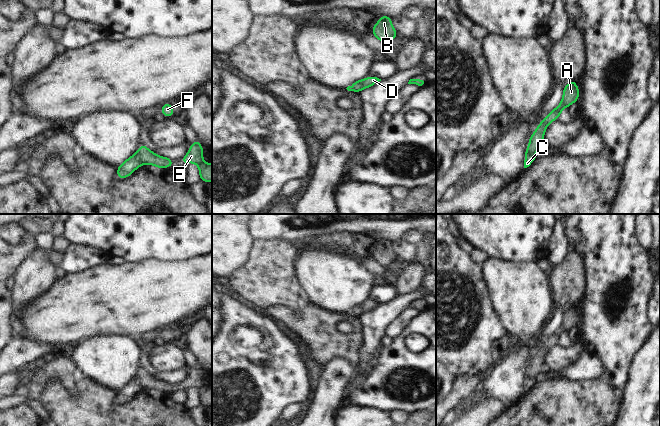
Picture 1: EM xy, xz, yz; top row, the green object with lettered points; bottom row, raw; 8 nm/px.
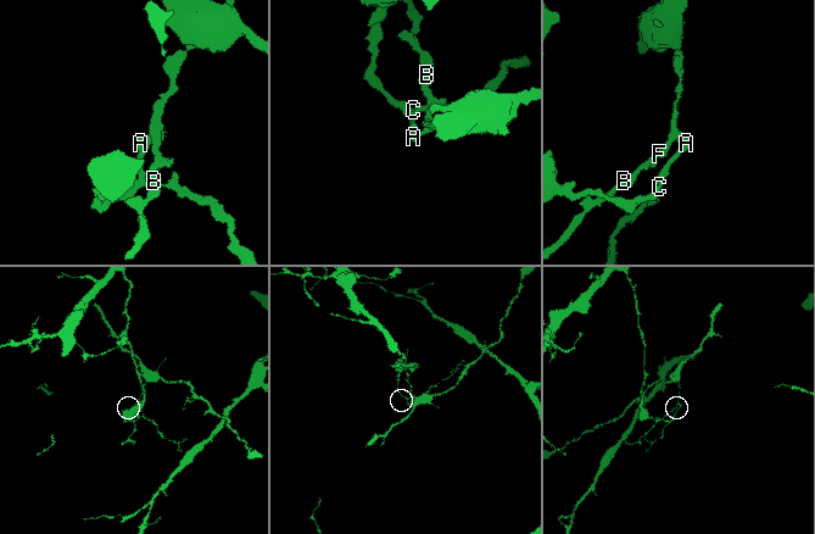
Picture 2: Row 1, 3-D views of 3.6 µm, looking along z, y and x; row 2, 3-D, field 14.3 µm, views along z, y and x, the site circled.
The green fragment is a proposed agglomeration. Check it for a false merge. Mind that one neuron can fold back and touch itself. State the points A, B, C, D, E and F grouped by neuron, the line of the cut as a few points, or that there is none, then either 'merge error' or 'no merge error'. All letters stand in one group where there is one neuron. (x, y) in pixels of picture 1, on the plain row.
groups A B D E F / C; cut xy (136, 377), (142, 387); merge error

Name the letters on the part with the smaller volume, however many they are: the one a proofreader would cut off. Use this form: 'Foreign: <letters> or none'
Foreign: A, B, D, E, F

